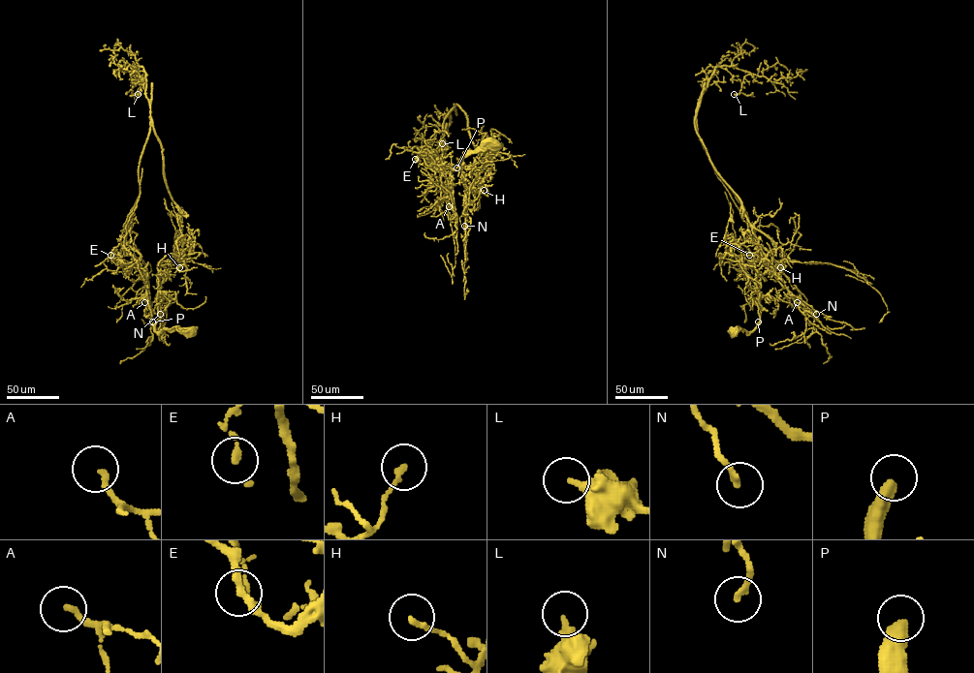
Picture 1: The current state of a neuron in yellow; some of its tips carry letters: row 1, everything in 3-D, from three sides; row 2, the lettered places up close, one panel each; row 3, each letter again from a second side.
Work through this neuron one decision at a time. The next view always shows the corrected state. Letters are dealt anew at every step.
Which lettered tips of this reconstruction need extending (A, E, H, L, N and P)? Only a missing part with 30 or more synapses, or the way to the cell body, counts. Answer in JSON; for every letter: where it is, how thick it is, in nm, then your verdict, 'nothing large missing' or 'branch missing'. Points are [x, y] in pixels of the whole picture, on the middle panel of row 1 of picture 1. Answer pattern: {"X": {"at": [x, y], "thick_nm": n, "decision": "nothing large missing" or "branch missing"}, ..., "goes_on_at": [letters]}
{"A": {"at": [449, 206], "thick_nm": 180, "decision": "nothing large missing"}, "E": {"at": [415, 159], "thick_nm": 190, "decision": "nothing large missing"}, "H": {"at": [484, 190], "thick_nm": 170, "decision": "nothing large missing"}, "L": {"at": [442, 143], "thick_nm": 320, "decision": "nothing large missing"}, "N": {"at": [464, 226], "thick_nm": 180, "decision": "nothing large missing"}, "P": {"at": [456, 168], "thick_nm": 480, "decision": "nothing large missing"}, "goes_on_at": []}

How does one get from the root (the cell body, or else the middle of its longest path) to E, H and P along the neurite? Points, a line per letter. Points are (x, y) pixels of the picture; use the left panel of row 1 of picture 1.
E: (189, 332), (154, 328), (157, 265), (179, 244), (181, 215), (150, 119), (121, 236), (131, 255), (110, 255)
H: (189, 332), (180, 328), (159, 332), (154, 328), (157, 265), (164, 267), (165, 275), (171, 268), (179, 267)
P: (189, 332), (180, 328), (156, 332), (152, 321)

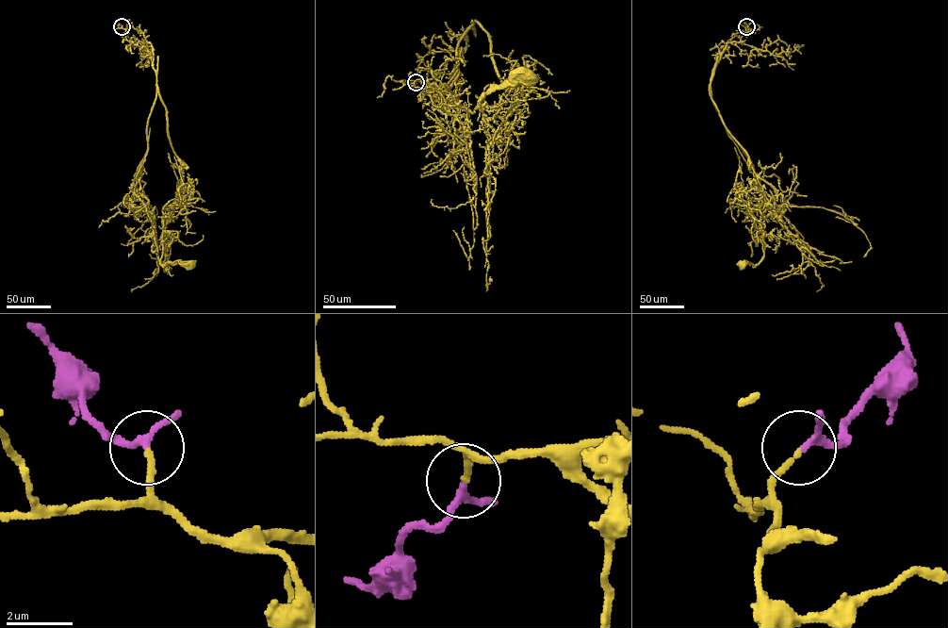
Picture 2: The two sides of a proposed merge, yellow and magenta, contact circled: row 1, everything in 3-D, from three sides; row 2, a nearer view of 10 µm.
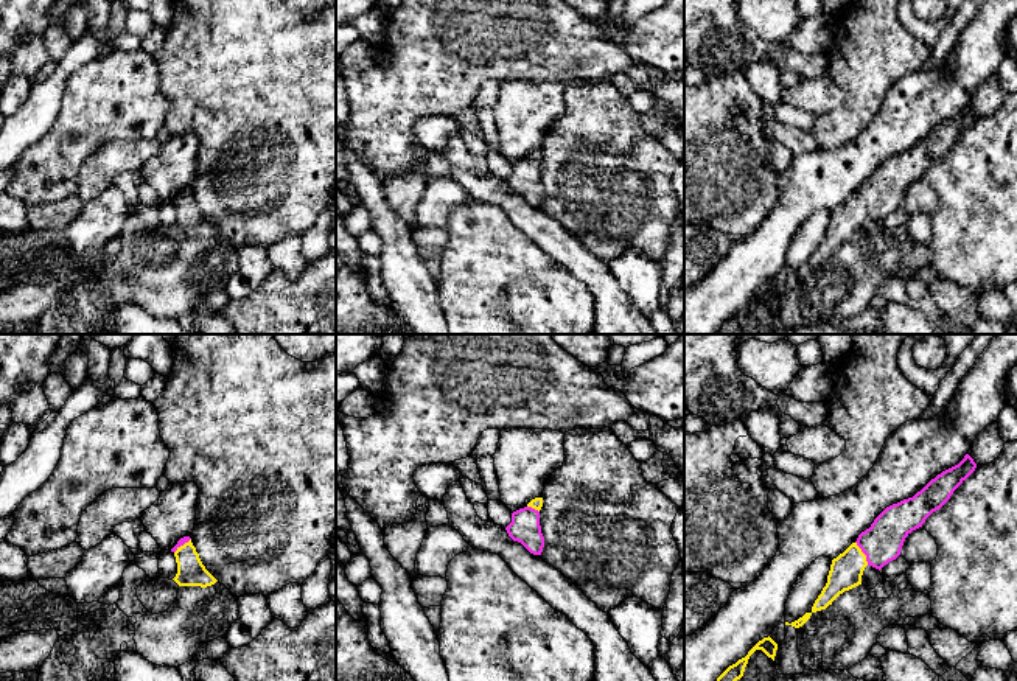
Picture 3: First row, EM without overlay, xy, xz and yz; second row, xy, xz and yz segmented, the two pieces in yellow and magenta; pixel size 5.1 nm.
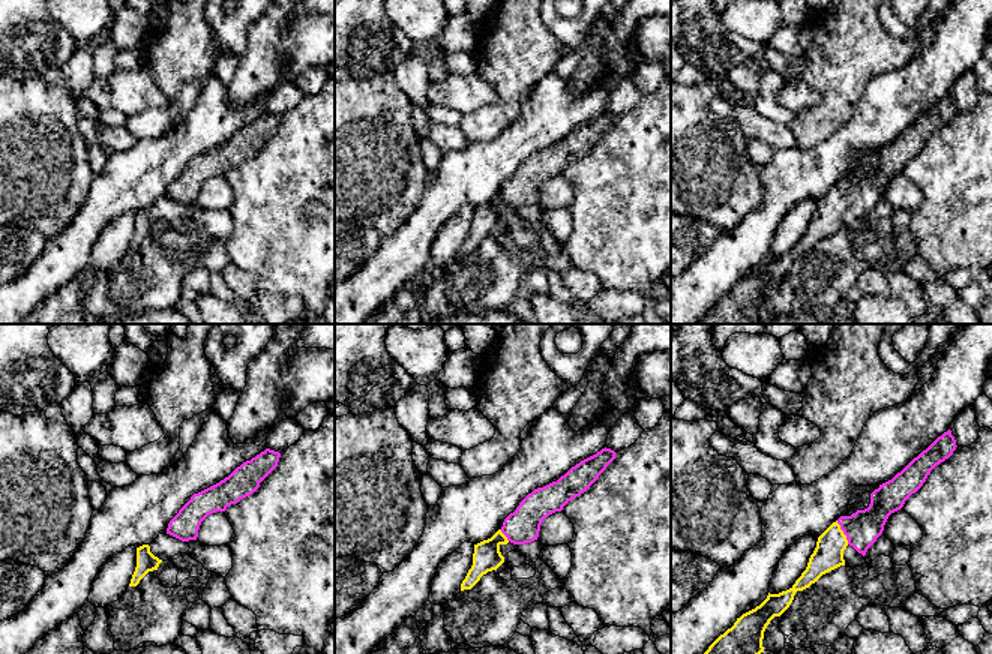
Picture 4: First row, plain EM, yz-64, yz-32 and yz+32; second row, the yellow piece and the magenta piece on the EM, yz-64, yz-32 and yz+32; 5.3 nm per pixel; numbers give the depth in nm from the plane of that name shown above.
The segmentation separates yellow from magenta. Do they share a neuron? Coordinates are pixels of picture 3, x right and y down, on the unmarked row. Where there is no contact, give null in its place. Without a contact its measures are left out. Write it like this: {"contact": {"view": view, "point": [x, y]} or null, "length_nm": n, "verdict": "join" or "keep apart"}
{"contact": {"view": "yz", "point": [863, 206]}, "length_nm": 140, "verdict": "join"}

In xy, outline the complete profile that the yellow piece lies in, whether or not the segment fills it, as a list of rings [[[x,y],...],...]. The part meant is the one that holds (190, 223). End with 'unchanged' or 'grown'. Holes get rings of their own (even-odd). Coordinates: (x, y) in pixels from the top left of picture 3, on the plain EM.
[[[183,188],[171,201],[177,215],[177,225],[173,230],[179,238],[207,239],[218,232],[202,216],[190,188]]]; grown

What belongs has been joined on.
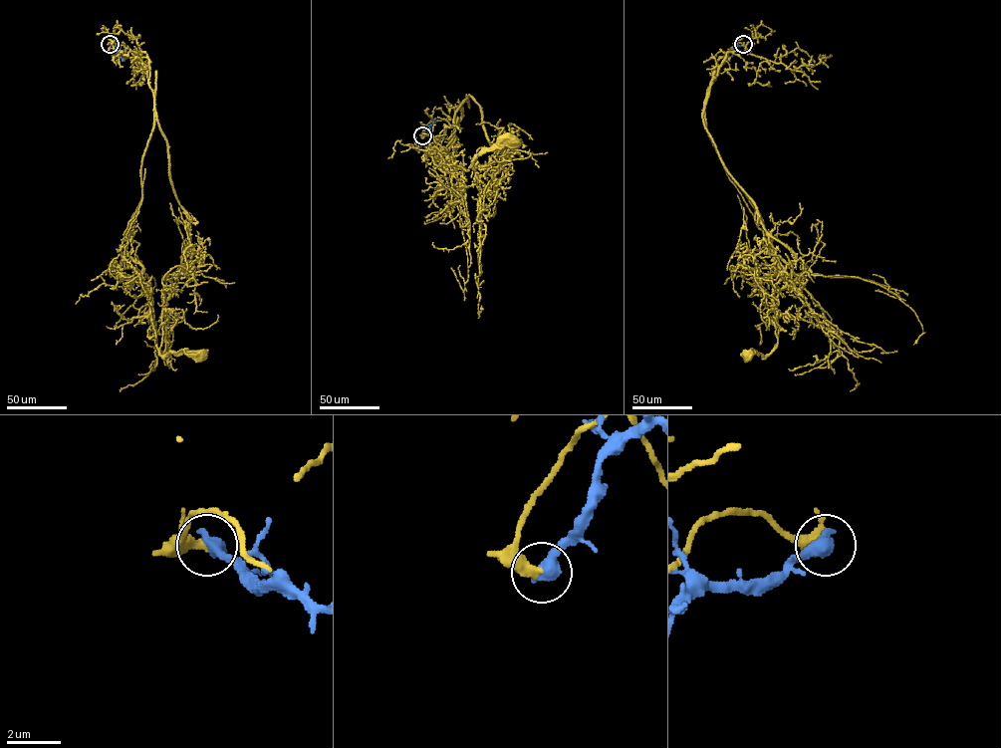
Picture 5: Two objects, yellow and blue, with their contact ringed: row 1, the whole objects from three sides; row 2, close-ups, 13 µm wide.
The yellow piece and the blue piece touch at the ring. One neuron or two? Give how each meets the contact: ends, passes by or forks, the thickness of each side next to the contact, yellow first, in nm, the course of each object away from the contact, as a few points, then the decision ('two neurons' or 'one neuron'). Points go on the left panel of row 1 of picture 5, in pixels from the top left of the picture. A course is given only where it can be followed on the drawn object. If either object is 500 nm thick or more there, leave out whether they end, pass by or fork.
320/600 nm | yellow via (110, 44), (147, 59), (170, 183), (189, 223), (188, 255), (162, 280), (159, 354), (199, 356) | blue via (110, 44), (124, 60) | two neurons

